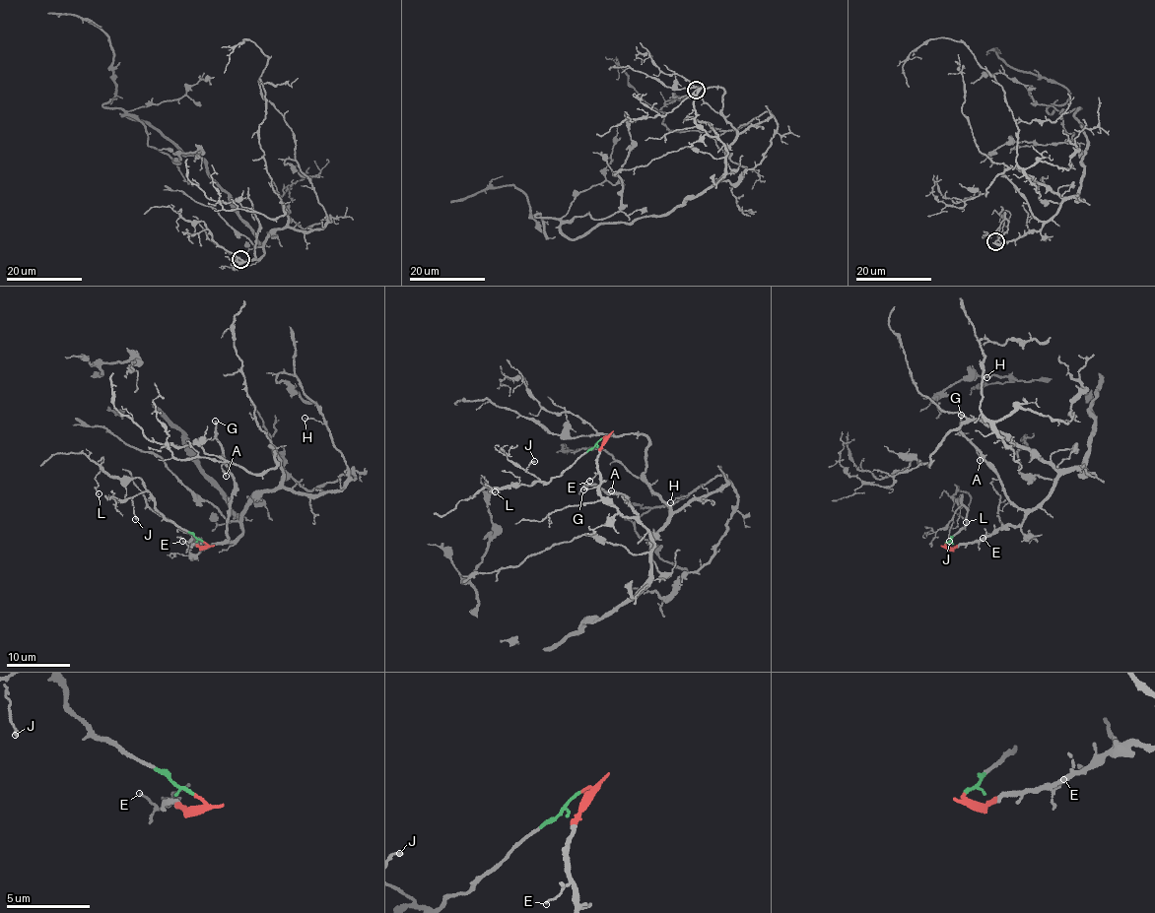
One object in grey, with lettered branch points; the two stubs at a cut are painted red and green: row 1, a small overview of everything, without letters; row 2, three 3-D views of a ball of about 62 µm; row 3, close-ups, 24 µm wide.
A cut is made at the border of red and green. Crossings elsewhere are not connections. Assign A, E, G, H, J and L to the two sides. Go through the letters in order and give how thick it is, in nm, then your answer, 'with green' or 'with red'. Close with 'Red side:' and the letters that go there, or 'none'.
A: calibre 130 nm; with red
E: calibre 110 nm; with red
G: calibre 190 nm; with red
H: calibre 90 nm; with red
J: calibre 170 nm; with green
L: calibre 100 nm; with green
Red side: A, E, G, H

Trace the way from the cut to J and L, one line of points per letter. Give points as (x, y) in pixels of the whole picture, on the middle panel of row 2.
J: (601, 438), (549, 482), (525, 471), (534, 461)
L: (601, 438), (549, 482), (490, 488), (486, 484), (496, 492)

